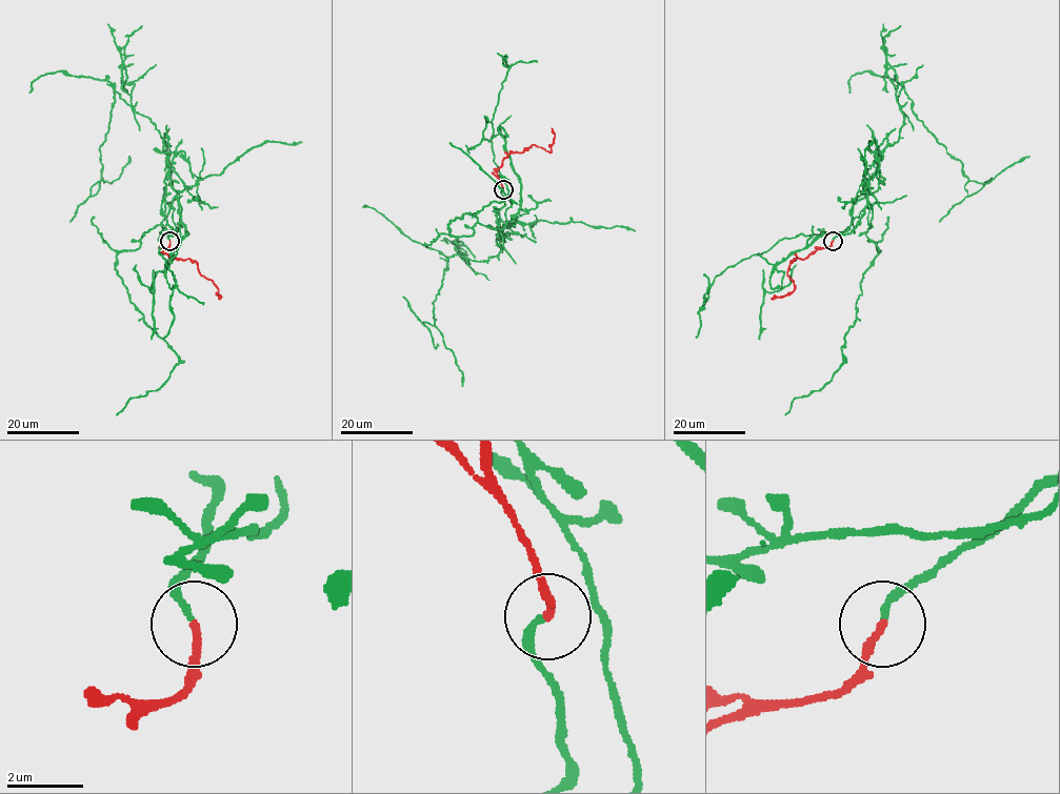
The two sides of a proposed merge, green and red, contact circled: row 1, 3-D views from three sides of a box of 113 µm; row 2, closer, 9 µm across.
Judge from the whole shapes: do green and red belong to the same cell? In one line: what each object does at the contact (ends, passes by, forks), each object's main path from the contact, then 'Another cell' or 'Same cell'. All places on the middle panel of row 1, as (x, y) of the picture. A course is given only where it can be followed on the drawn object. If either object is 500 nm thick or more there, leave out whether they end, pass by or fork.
At the ring green ends. At the ring red ends. Course of green: (502, 189), (497, 224), (508, 226), (477, 223), (472, 236), (453, 236), (451, 220), (512, 200), (450, 142). Course of red: (502, 189), (497, 175), (502, 160), (511, 153), (522, 153), (534, 145), (550, 151), (555, 138), (551, 127). Another cell

